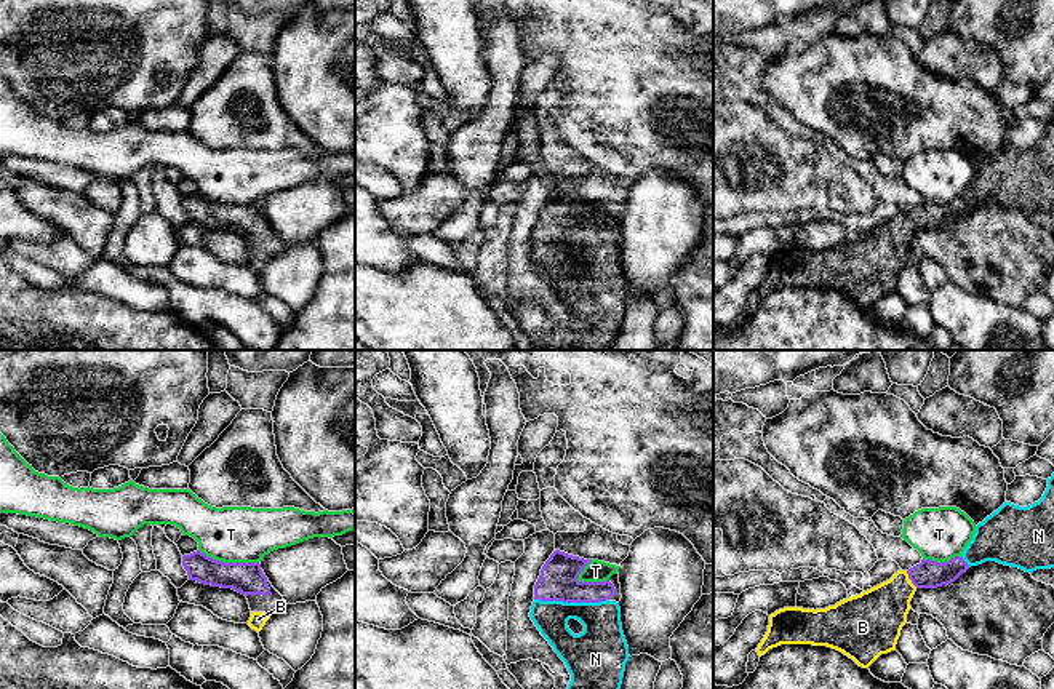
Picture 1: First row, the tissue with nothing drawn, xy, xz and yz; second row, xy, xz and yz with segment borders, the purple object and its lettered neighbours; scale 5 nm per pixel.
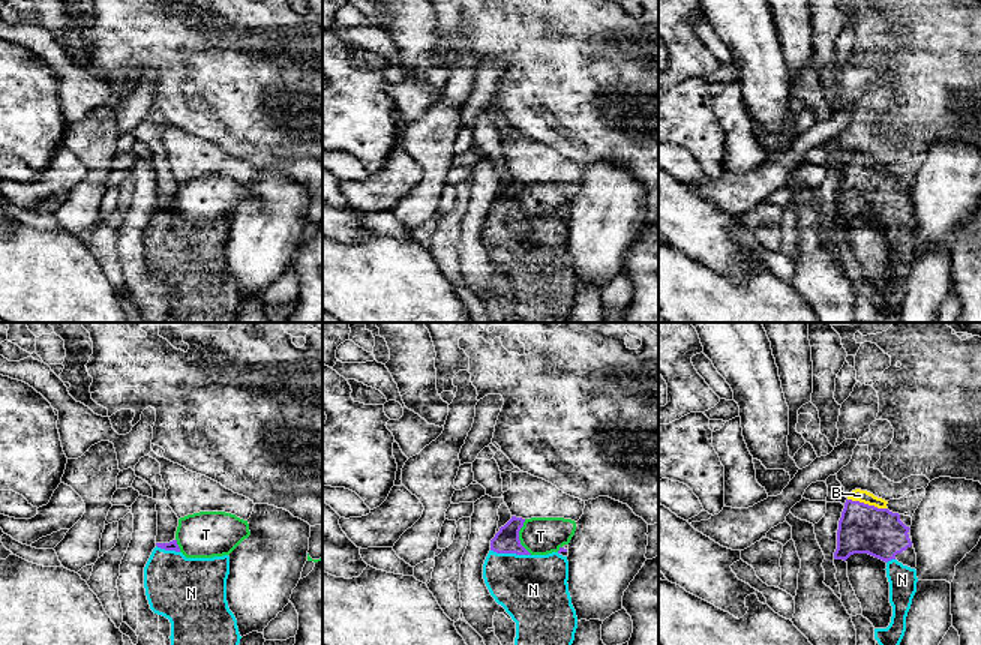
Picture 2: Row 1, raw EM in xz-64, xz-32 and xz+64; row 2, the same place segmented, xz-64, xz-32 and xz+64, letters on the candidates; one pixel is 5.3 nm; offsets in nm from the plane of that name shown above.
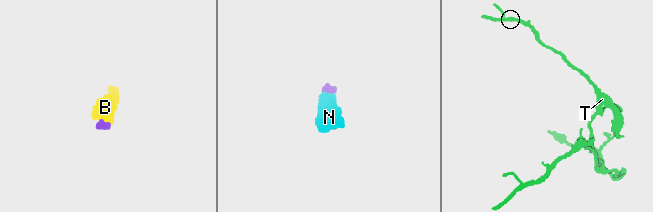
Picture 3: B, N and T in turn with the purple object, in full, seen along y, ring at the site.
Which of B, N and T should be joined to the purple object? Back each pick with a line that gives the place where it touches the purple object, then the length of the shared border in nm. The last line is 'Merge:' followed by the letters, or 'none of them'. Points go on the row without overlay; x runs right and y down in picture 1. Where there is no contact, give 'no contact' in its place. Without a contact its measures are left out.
B: meets purple in yz at (909, 219); contact 110 nm long
N: meets purple in xz at (571, 243); contact 380 nm long
Merge: B, N

